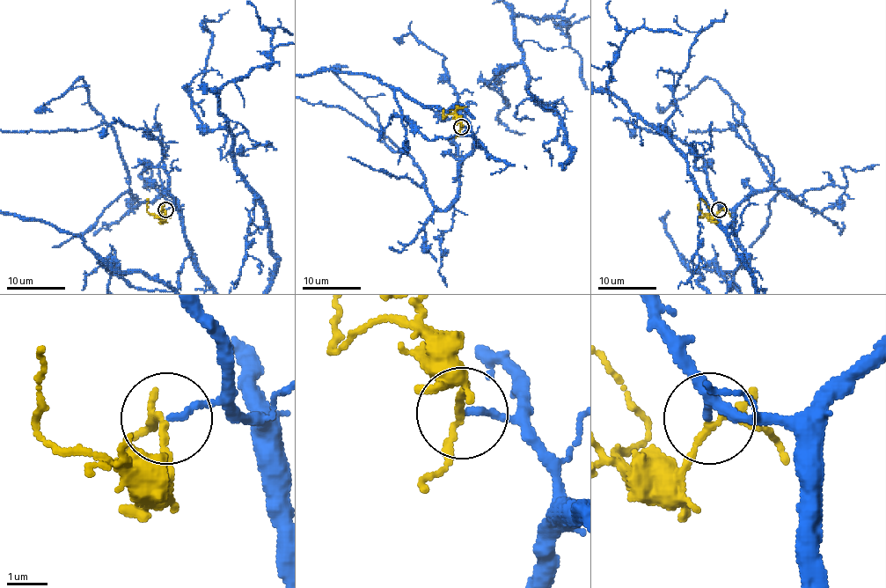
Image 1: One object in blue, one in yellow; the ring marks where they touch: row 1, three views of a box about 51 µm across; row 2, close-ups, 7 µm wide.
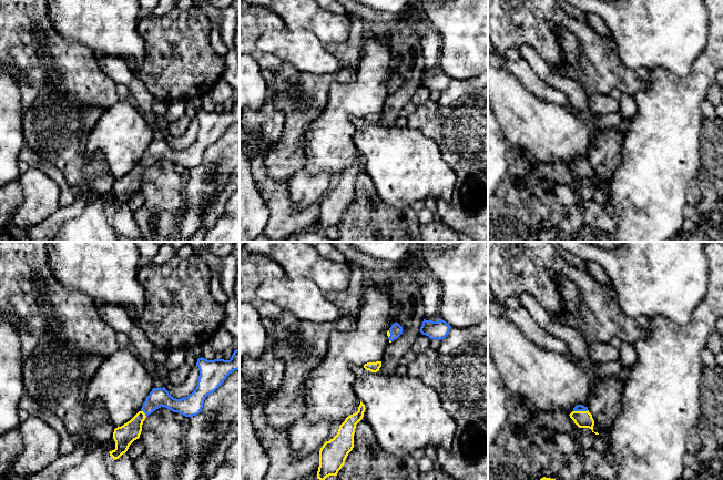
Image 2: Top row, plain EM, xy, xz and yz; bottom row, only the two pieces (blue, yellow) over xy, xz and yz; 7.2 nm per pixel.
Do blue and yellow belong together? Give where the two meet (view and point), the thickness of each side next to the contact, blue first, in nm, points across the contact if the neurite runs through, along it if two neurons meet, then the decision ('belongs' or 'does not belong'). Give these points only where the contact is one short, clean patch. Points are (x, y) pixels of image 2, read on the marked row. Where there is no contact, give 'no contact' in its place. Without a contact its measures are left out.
contact yz (580, 410); calibres 50 and 130 nm; way yz (579, 407), (580, 410), (583, 419); belongs

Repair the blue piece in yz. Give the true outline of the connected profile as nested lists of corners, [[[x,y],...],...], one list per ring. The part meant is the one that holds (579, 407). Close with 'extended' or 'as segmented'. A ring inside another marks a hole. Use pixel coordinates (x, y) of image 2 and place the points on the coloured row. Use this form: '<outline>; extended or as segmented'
[[[577,405],[569,416],[579,428],[589,428],[592,430],[592,432],[594,432],[594,420],[592,418],[592,415],[588,410],[588,407]]]; extended

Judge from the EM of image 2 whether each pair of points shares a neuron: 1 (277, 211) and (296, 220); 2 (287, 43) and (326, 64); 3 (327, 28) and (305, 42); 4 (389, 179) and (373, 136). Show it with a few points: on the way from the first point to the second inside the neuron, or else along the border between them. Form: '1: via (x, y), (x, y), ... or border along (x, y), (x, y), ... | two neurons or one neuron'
1: via (282, 215), (286, 220), (292, 220) | one neuron
2: via (297, 48), (302, 48), (316, 59) | one neuron
3: border along (289, 30), (308, 29), (324, 44) | two neurons
4: via (389, 169), (389, 154), (382, 146) | one neuron

